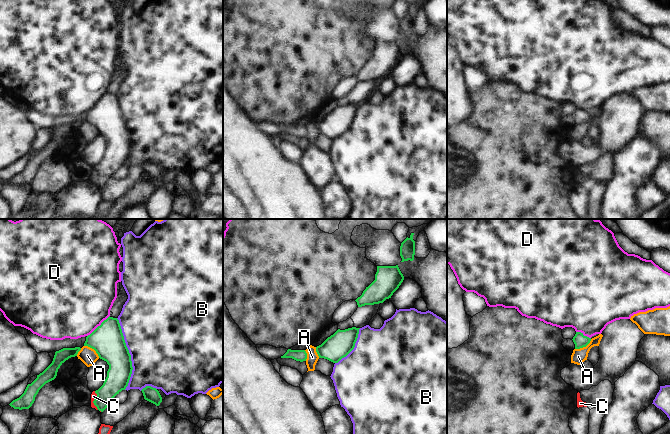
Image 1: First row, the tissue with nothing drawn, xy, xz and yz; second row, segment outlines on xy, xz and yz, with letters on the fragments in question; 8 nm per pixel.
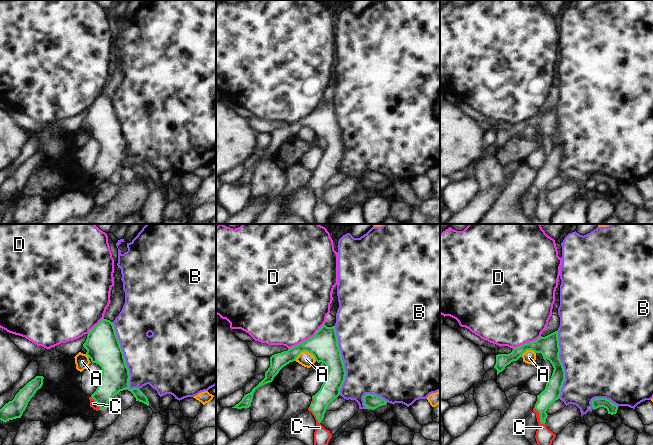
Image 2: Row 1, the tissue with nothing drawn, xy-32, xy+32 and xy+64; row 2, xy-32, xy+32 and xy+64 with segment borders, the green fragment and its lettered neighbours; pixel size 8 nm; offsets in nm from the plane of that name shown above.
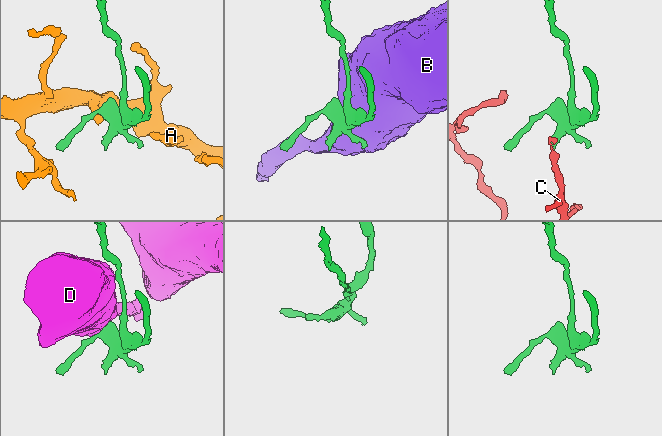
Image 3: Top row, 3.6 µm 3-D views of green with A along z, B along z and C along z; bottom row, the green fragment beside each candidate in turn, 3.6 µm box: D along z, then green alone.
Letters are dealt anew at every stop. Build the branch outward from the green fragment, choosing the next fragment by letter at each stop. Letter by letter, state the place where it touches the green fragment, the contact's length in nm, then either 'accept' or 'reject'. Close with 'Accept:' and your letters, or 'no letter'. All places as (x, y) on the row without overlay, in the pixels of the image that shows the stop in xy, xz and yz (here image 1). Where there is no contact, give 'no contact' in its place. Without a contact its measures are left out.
A: contact xy (93, 124); length 160 nm; reject
B: contact xy (129, 130); length 600 nm; reject
C: contact xy (94, 176); length 160 nm; accept
D: contact xy (98, 102); length 260 nm; reject
Accept: C

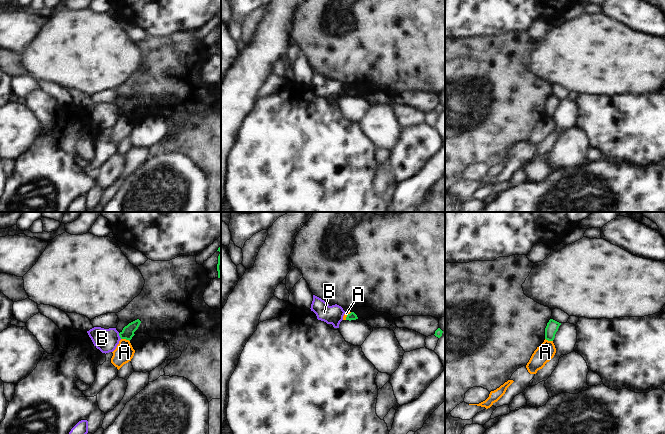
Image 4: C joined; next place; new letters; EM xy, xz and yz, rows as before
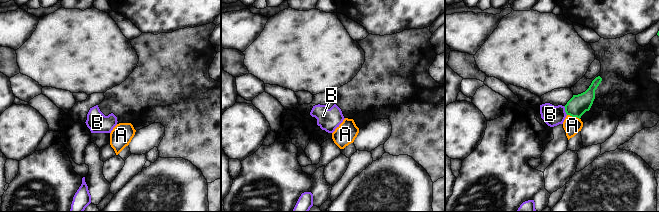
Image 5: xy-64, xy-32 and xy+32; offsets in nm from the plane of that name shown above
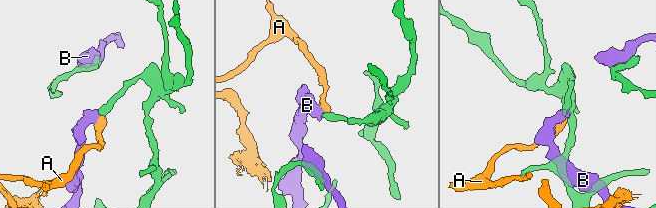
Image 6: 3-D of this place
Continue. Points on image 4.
A: contact xy (125, 114); length 80 nm; reject
B: contact xy (119, 111); length 50 nm; reject
Accept: no letter

